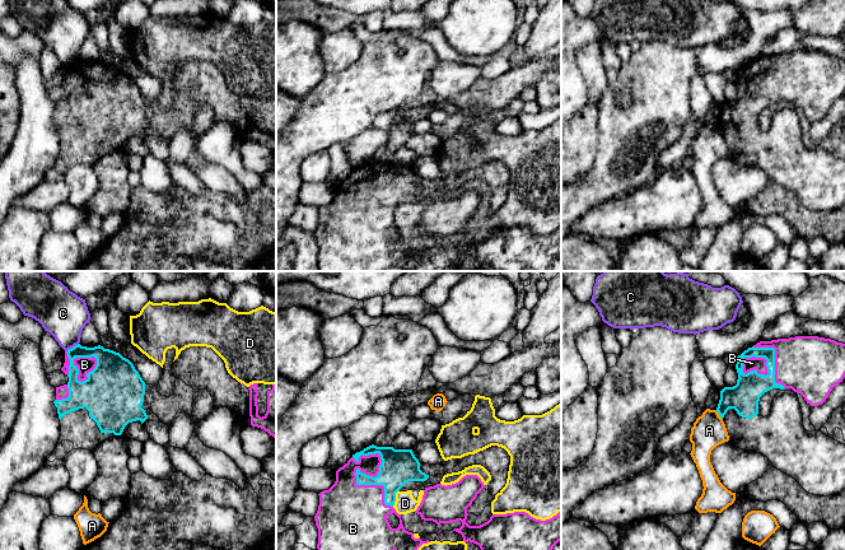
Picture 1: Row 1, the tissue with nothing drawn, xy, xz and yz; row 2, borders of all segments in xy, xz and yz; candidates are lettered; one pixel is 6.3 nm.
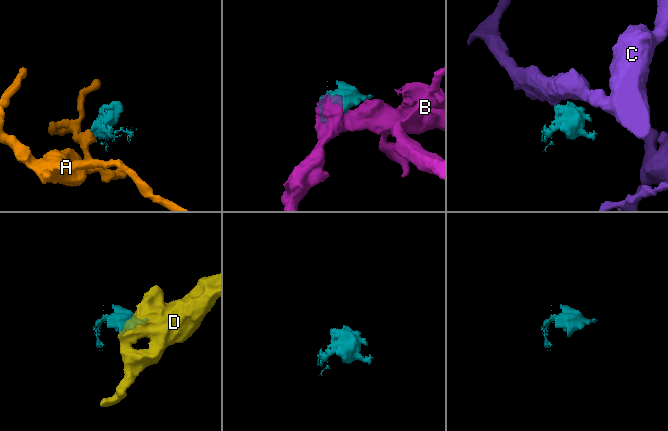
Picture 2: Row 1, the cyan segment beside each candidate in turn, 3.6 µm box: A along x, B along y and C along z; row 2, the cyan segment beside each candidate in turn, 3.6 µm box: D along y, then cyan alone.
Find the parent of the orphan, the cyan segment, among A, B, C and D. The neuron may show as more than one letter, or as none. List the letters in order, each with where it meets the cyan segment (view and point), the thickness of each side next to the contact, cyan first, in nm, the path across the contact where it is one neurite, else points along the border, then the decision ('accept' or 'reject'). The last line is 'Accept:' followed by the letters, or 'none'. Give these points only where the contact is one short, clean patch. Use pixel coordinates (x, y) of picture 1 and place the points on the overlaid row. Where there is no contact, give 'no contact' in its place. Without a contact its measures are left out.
A: contact yz (719, 415); calibres 190 and 220 nm; border yz (715, 410), (722, 419); reject
B: contact xz (358, 469); calibres 220 and 300 nm; accept
C: contact xy (71, 348); calibres 160 and 300 nm; border xy (78, 343), (66, 352); reject
D: contact xz (395, 498); calibres 220 and 130 nm; reject
Accept: B

